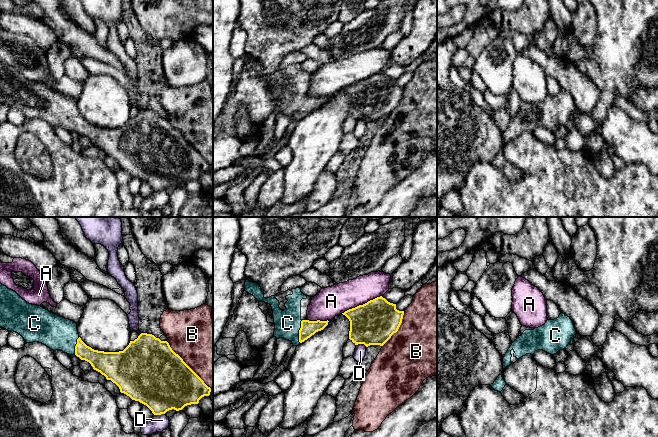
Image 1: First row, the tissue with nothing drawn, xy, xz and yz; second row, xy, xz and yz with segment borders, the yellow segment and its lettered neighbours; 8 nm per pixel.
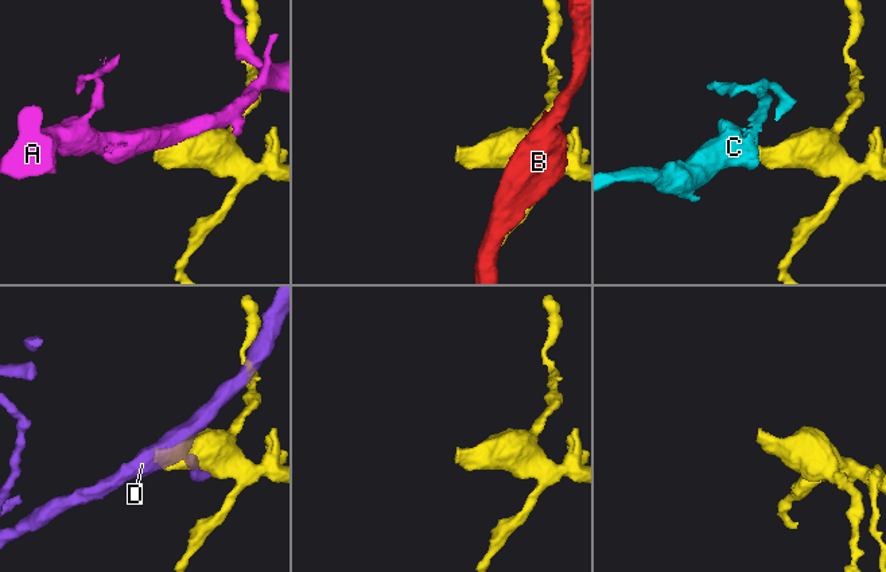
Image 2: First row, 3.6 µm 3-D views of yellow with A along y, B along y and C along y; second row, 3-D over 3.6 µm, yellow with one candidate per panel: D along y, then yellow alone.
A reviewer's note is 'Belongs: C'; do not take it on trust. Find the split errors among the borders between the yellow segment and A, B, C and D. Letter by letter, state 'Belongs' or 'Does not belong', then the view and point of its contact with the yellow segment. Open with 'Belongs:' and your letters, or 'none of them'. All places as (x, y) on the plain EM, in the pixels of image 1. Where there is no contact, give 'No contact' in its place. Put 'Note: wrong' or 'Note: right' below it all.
Belongs: C
A: Does not belong. Touches yellow at xz (361, 81)
B: Does not belong. Touches yellow at xy (187, 141)
C: Belongs. Touches yellow at xz (299, 107)
D: Does not belong. Touches yellow at xy (159, 190)
Note: right

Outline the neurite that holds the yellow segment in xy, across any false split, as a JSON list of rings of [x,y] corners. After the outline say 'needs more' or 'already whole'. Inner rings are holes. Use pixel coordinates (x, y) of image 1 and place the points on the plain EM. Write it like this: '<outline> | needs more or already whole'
[[[1,59],[0,103],[20,110],[26,119],[39,118],[53,127],[60,126],[89,138],[94,146],[115,159],[121,169],[146,181],[154,191],[198,180],[202,173],[209,172],[211,168],[211,164],[172,126],[167,117],[161,117],[152,110],[141,109],[123,127],[94,126],[81,116],[76,99],[41,82],[27,79],[15,67]]] | needs more

